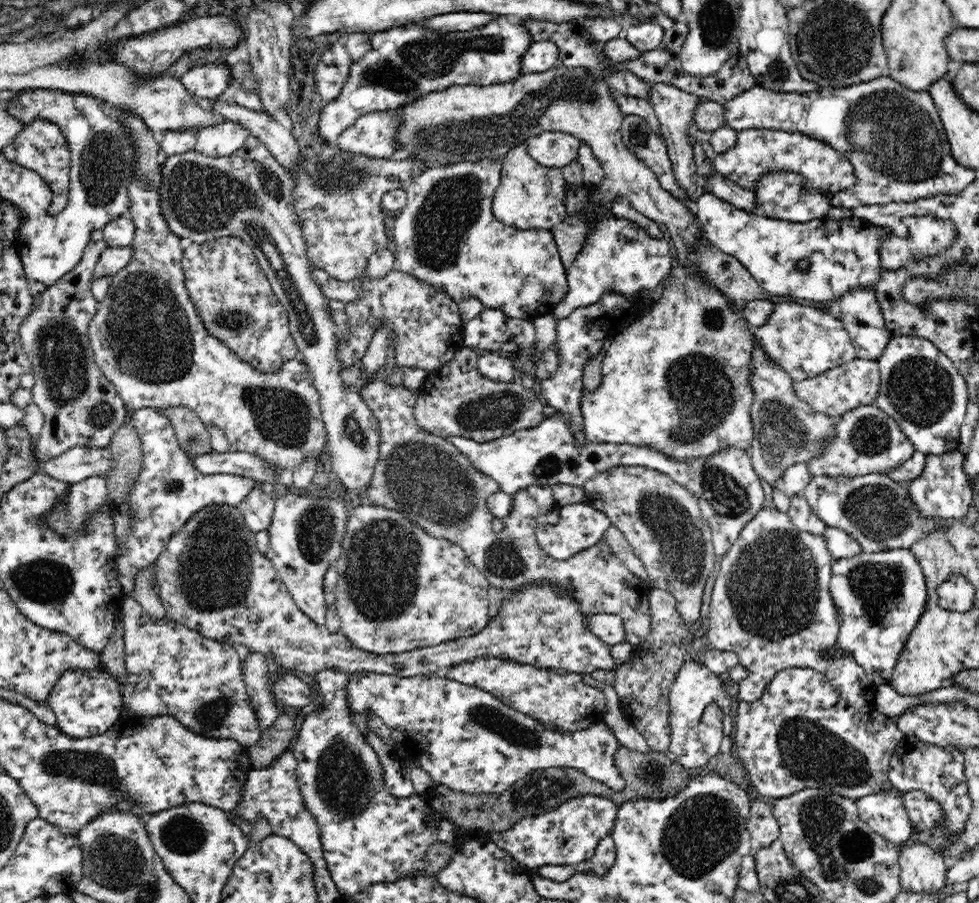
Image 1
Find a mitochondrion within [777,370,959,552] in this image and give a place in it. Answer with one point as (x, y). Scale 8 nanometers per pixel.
(879, 513)

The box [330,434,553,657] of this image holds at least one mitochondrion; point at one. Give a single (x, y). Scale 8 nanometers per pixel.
(382, 566)

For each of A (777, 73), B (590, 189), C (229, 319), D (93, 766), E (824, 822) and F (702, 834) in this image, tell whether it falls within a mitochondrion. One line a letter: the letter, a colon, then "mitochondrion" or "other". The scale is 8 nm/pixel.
A: mitochondrion
B: other
C: mitochondrion
D: mitochondrion
E: mitochondrion
F: mitochondrion

